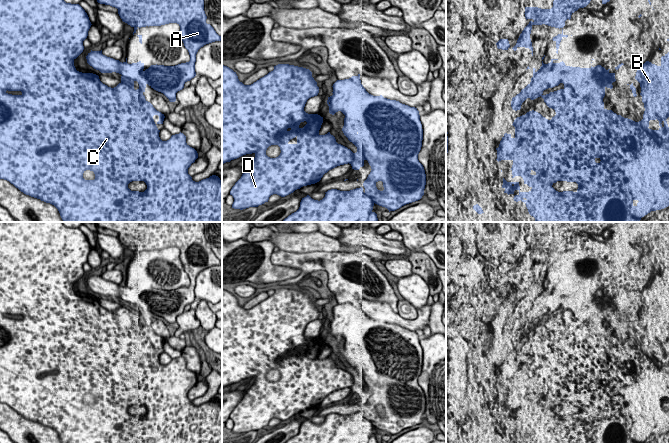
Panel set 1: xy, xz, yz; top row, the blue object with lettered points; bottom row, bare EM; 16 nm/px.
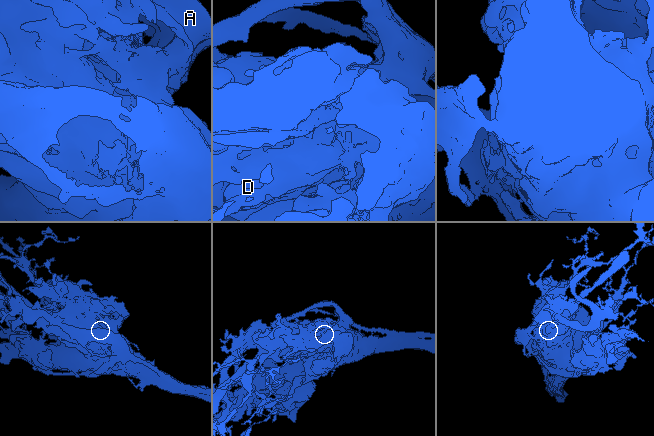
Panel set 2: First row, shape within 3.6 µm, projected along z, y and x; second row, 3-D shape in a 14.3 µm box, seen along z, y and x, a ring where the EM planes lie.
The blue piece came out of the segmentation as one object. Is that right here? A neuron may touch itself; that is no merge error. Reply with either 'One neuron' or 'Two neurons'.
Two neurons

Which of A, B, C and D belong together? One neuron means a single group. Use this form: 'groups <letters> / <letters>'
groups A / B C D

